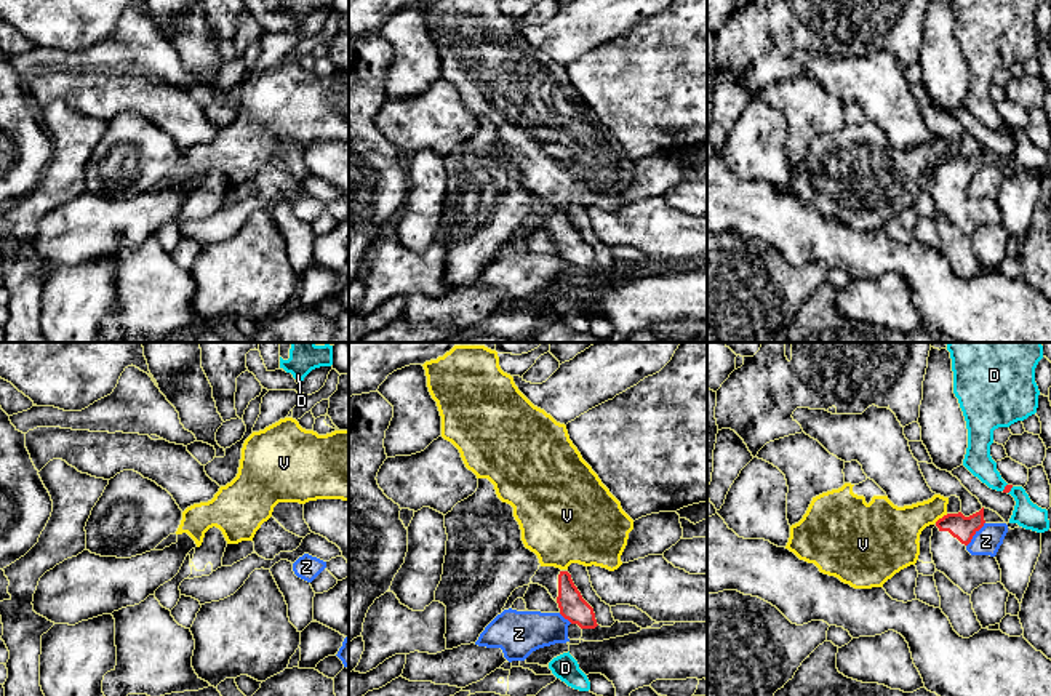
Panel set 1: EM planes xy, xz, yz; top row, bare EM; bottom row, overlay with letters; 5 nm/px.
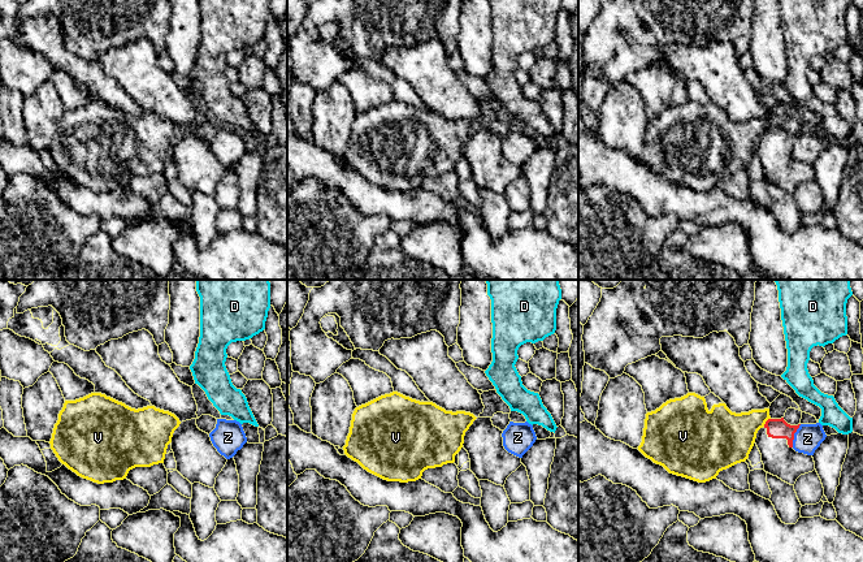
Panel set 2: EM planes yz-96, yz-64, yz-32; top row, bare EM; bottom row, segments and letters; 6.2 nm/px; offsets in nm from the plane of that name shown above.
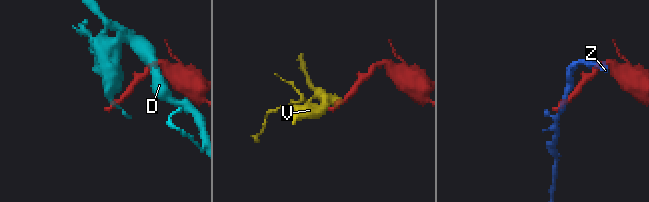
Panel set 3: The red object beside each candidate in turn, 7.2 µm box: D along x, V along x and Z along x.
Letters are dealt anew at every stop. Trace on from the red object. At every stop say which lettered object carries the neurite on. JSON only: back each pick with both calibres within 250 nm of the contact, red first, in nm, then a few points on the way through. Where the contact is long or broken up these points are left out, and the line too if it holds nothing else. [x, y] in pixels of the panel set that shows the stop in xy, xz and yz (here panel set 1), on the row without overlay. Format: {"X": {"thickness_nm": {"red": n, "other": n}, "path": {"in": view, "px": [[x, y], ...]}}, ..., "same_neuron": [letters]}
{"same_neuron": []}

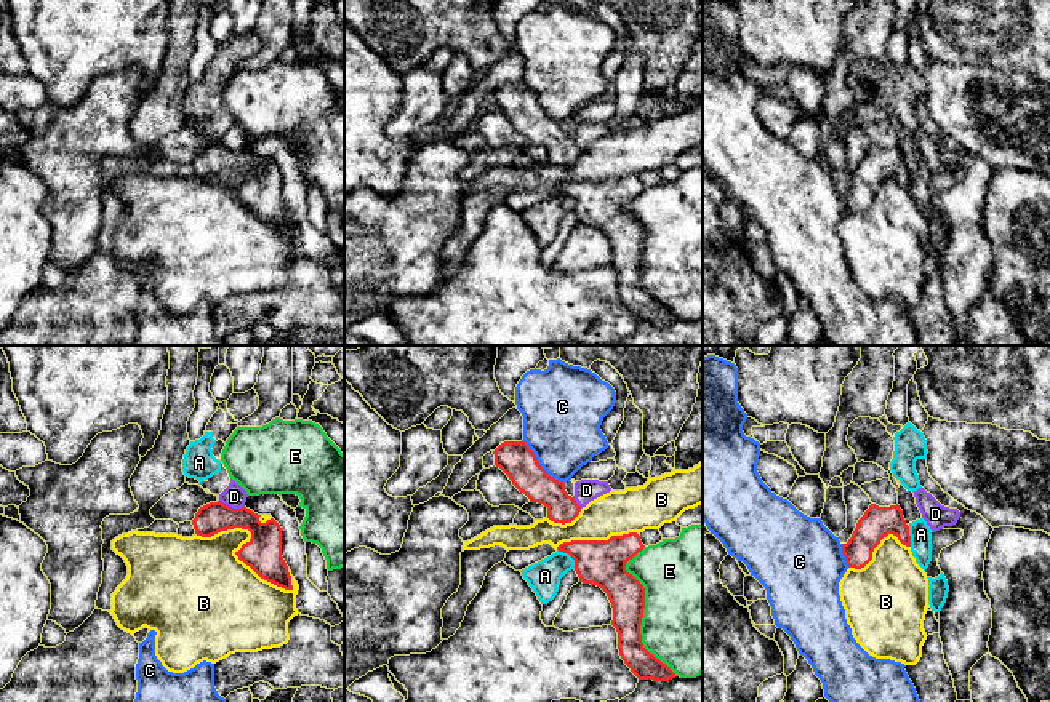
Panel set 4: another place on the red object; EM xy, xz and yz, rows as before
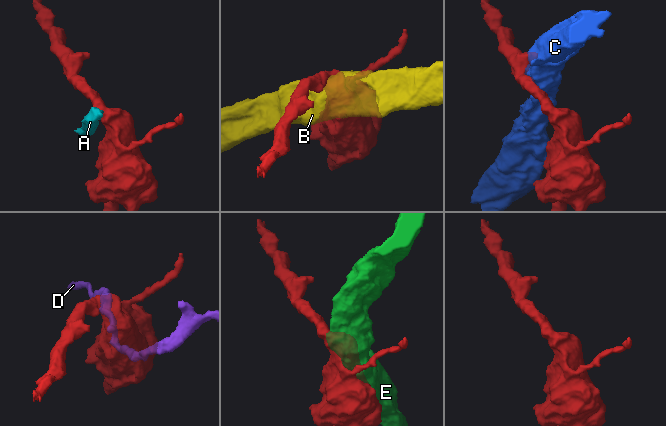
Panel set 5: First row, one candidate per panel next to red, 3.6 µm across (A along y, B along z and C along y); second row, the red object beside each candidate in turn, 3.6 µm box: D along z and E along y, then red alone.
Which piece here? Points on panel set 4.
{"same_neuron": []}

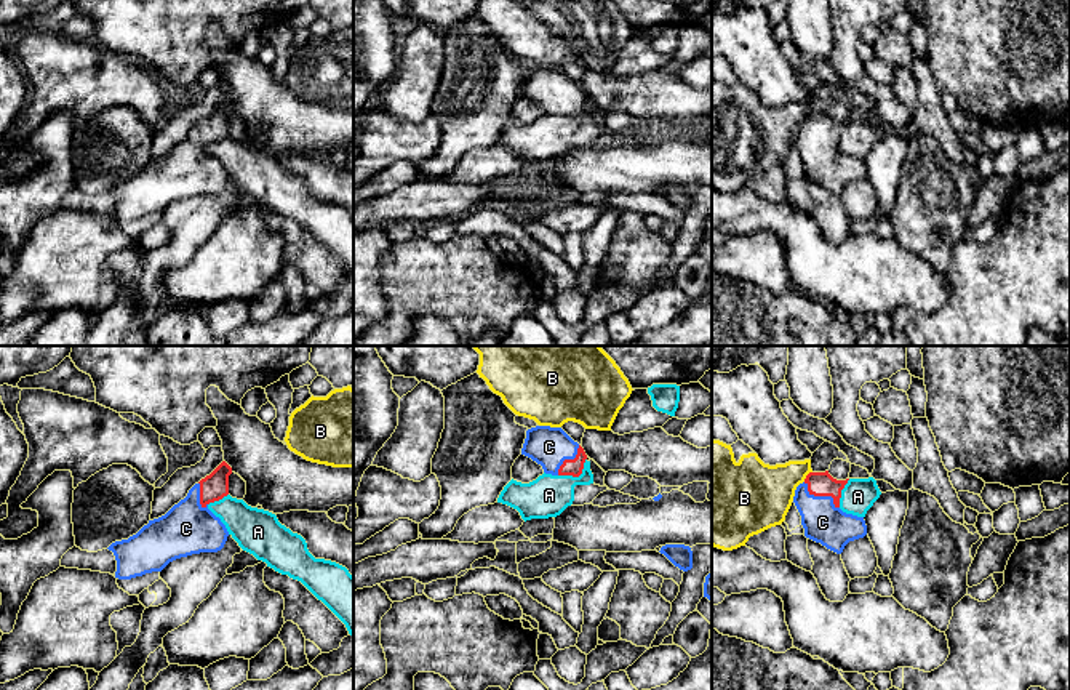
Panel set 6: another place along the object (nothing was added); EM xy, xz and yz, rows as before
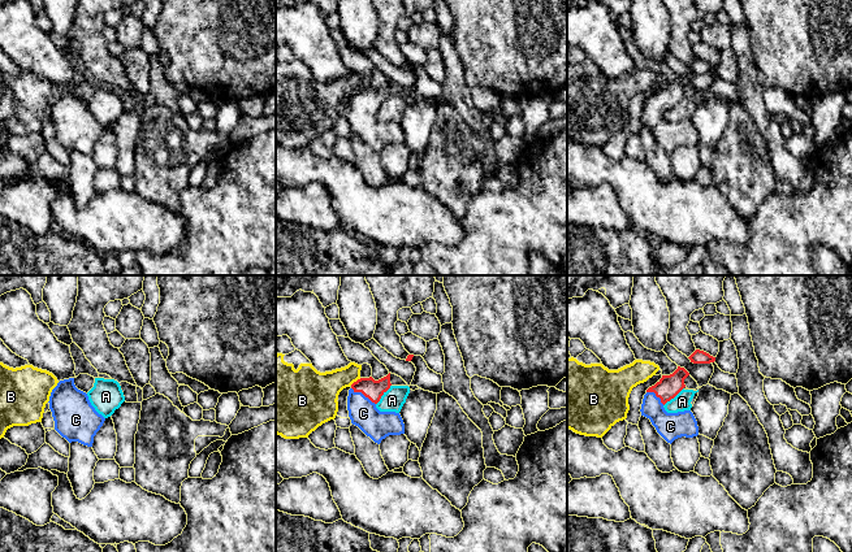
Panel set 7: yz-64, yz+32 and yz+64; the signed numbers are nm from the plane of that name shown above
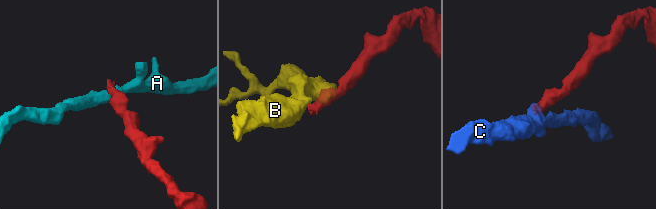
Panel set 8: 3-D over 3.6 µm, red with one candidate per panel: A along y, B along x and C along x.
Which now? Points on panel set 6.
{"C": {"thickness_nm": {"red": 130, "other": 200}, "path": {"in": "yz", "px": [[819, 125], [821, 136], [822, 164]]}}, "same_neuron": ["C"]}

